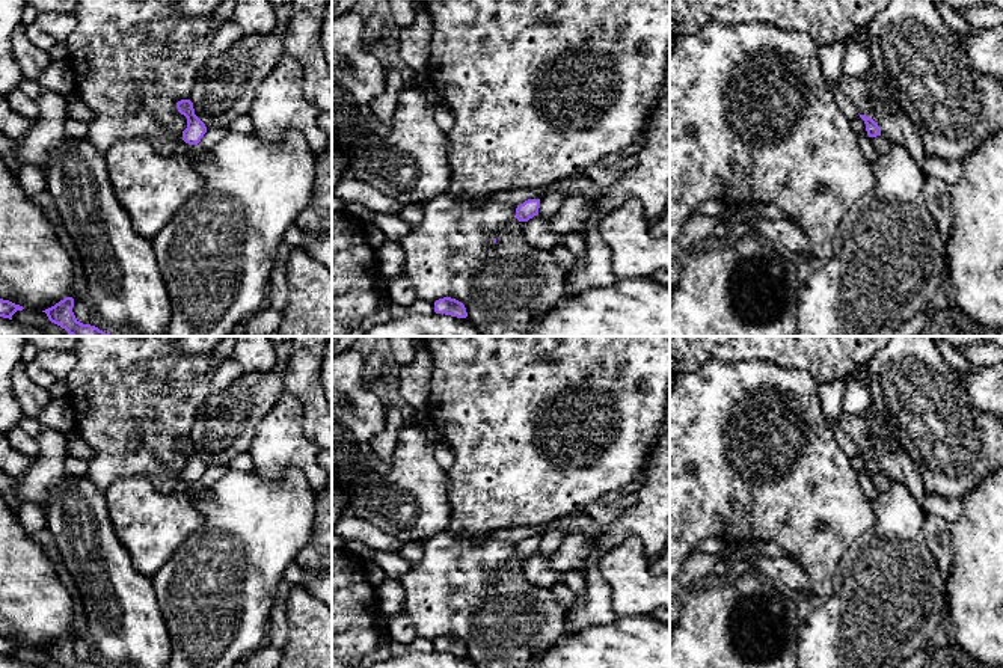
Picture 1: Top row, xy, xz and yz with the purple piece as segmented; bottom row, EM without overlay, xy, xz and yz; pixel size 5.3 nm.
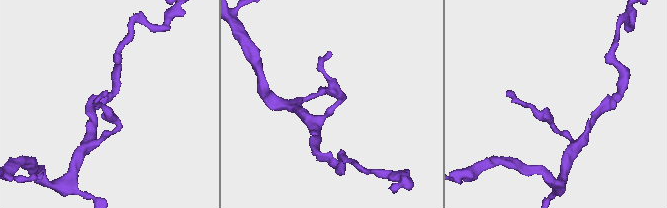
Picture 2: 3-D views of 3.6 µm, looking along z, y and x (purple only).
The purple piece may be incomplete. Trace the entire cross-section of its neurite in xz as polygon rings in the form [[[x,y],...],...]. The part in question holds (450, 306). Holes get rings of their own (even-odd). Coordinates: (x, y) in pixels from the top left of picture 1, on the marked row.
[[[443,297],[443,299],[436,300],[434,312],[457,317],[457,318],[468,317],[465,305],[455,299],[451,299],[451,297]]]

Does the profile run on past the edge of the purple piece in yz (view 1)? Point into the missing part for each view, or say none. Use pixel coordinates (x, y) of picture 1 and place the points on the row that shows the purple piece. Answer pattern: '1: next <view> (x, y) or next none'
1: next none

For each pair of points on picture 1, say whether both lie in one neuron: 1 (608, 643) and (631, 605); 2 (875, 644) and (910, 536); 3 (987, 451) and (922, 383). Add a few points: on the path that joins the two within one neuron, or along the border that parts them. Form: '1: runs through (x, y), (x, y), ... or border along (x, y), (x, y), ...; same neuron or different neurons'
1: border along (652, 614), (619, 617); different neurons
2: runs through (877, 617), (889, 599), (889, 575), (893, 563); same neuron
3: runs through (970, 435), (935, 400); same neuron

